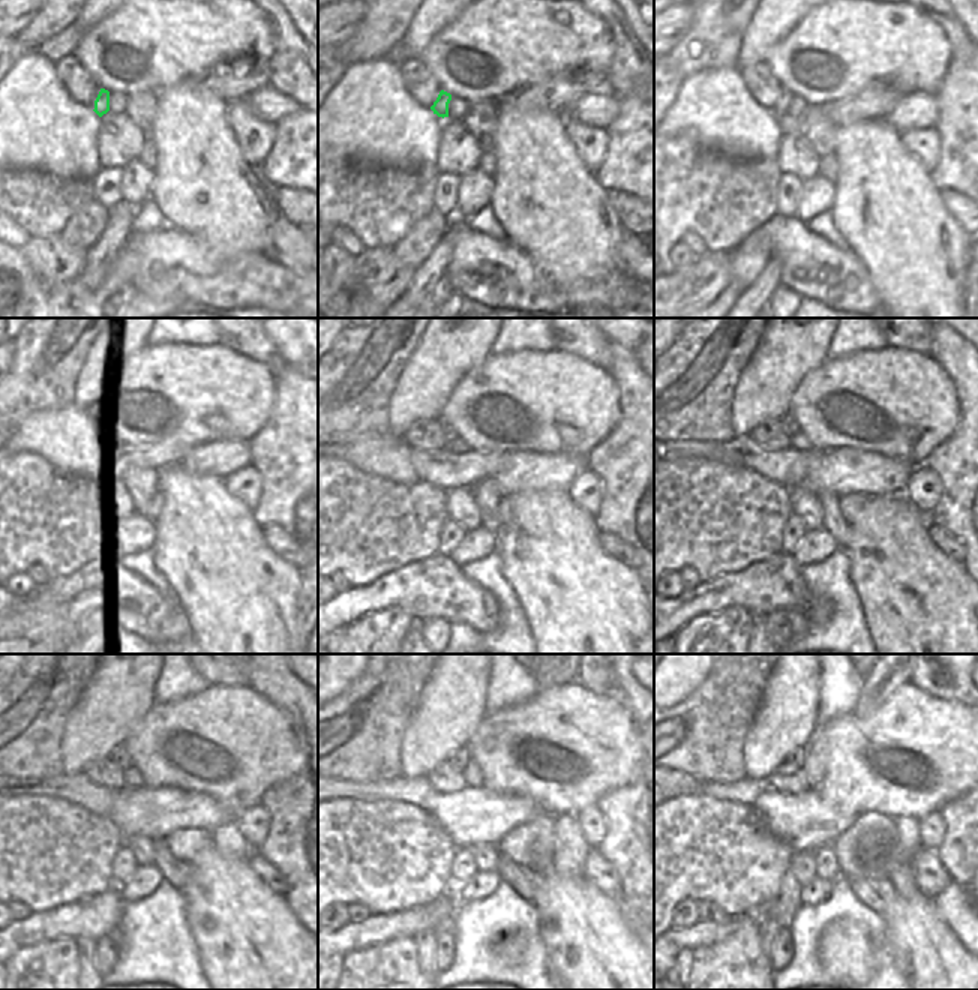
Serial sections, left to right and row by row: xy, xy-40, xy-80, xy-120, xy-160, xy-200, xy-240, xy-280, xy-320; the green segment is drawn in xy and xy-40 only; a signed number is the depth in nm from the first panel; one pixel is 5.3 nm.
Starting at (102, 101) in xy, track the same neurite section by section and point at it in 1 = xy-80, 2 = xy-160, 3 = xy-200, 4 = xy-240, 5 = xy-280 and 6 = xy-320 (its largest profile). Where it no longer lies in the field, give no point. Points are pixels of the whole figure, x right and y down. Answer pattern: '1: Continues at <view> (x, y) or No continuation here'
1: Continues at xy-80 (779, 110)
2: Continues at xy-160 (449, 431)
3: Continues at xy-200 (788, 422)
4: Continues at xy-240 (119, 756)
5: Continues at xy-280 (459, 758)
6: Continues at xy-320 (797, 756)

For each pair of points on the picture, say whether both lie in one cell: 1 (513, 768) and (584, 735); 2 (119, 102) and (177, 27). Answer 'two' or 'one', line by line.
1: one
2: two

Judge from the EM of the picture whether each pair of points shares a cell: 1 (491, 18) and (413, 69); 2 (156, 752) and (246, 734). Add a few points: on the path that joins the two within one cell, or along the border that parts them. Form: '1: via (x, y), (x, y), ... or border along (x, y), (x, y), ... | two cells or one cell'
1: border along (420, 60), (443, 89) | two cells
2: via (179, 744), (224, 741) | one cell

